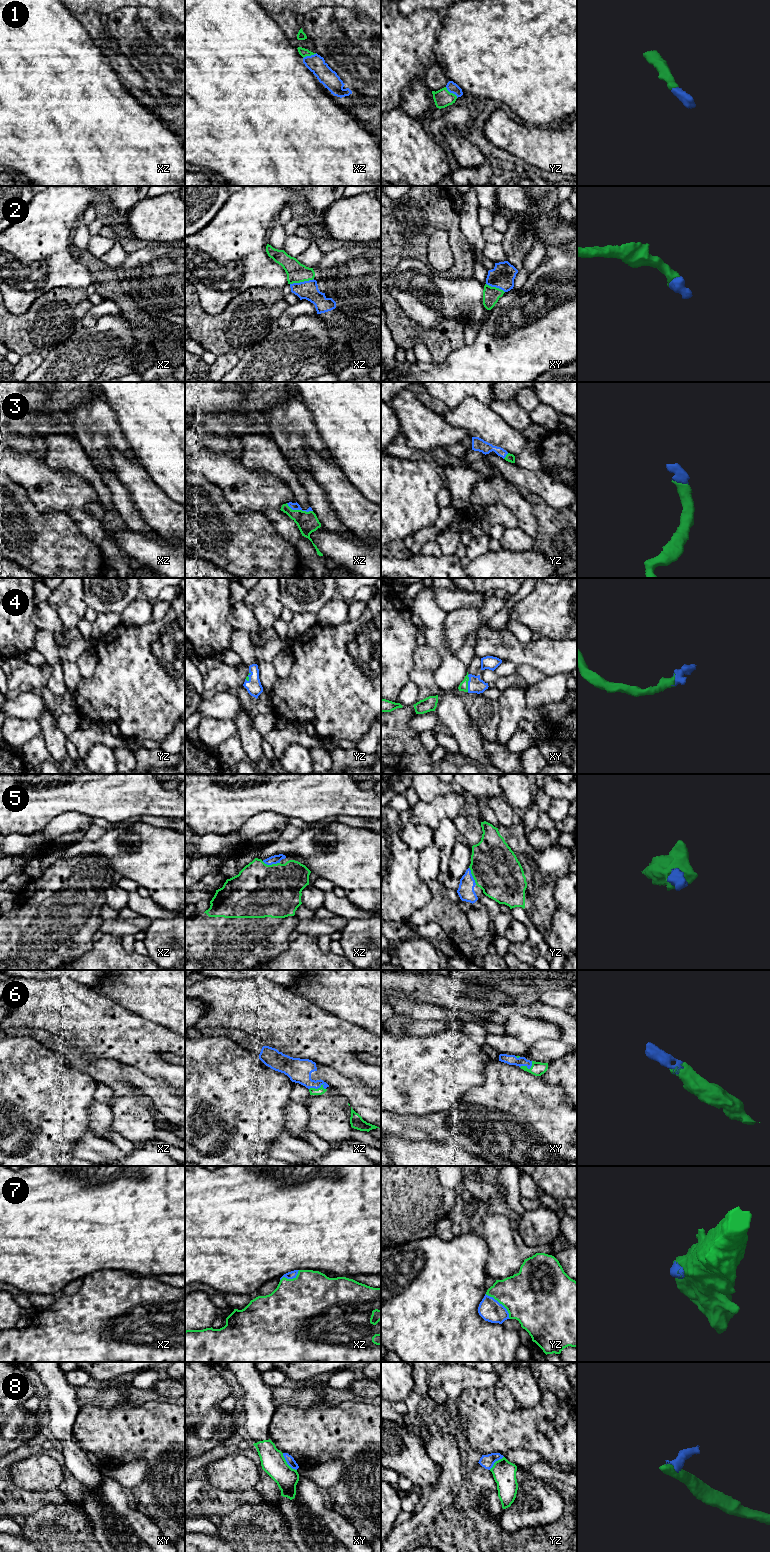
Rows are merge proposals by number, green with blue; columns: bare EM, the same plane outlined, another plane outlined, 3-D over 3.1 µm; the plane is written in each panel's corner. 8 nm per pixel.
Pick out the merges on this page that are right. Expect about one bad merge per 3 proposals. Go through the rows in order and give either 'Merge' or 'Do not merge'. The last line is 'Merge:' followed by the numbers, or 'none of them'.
1: Merge
2: Merge
3: Merge
4: Merge
5: Merge
6: Merge
7: Merge
8: Do not merge
Merge: 1, 2, 3, 4, 5, 6, 7

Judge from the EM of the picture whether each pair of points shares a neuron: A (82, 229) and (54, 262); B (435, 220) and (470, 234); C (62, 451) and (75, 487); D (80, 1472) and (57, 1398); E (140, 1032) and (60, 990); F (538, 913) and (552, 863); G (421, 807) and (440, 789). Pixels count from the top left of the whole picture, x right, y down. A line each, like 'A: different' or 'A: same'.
A: different
B: different
C: different
D: same
E: same
F: same
G: different

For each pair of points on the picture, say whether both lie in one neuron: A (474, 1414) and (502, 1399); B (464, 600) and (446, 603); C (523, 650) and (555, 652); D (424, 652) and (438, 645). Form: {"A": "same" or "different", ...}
{"A": "different", "B": "same", "C": "same", "D": "different"}

